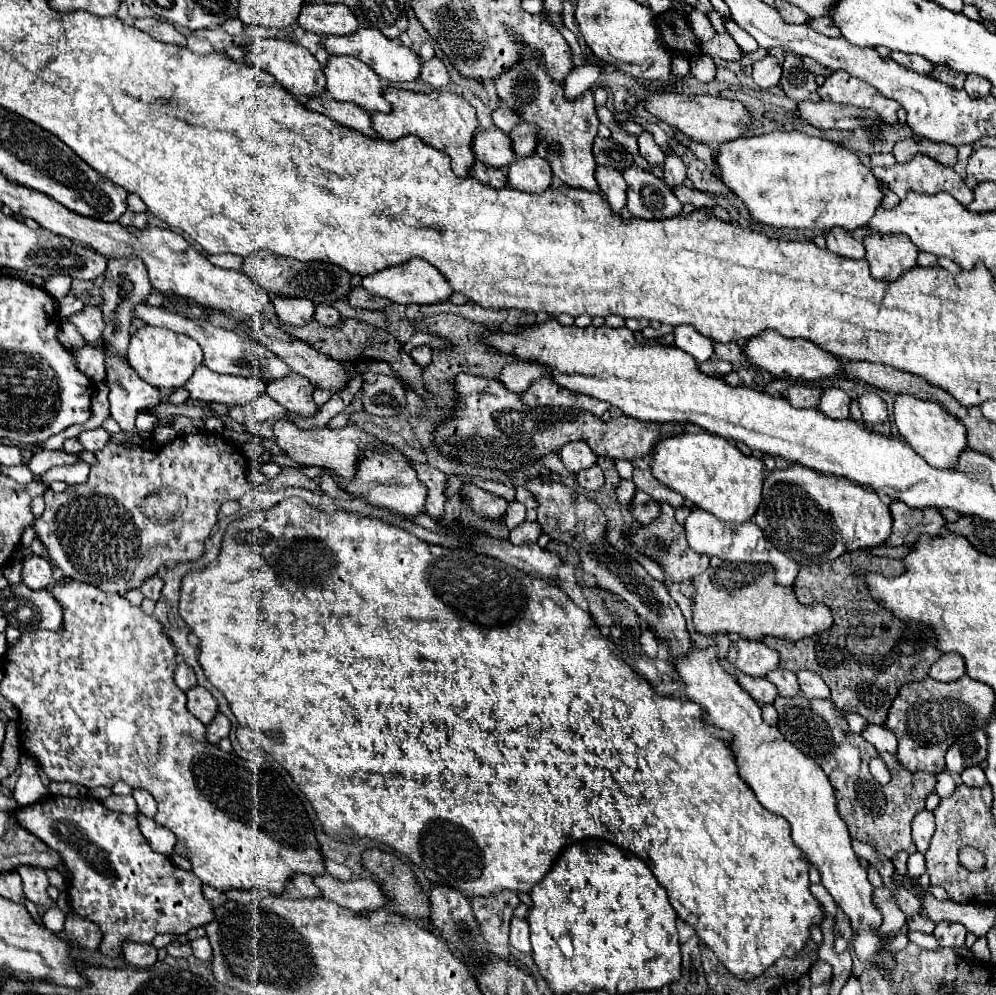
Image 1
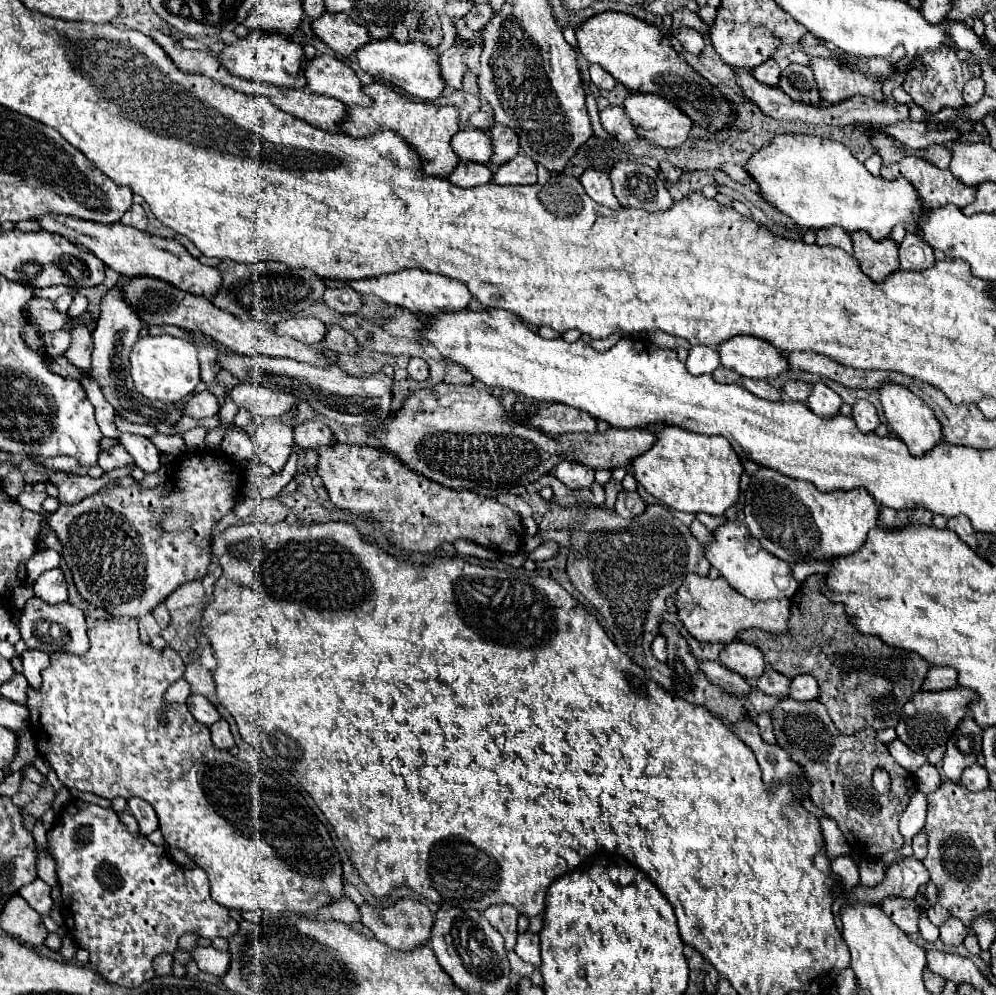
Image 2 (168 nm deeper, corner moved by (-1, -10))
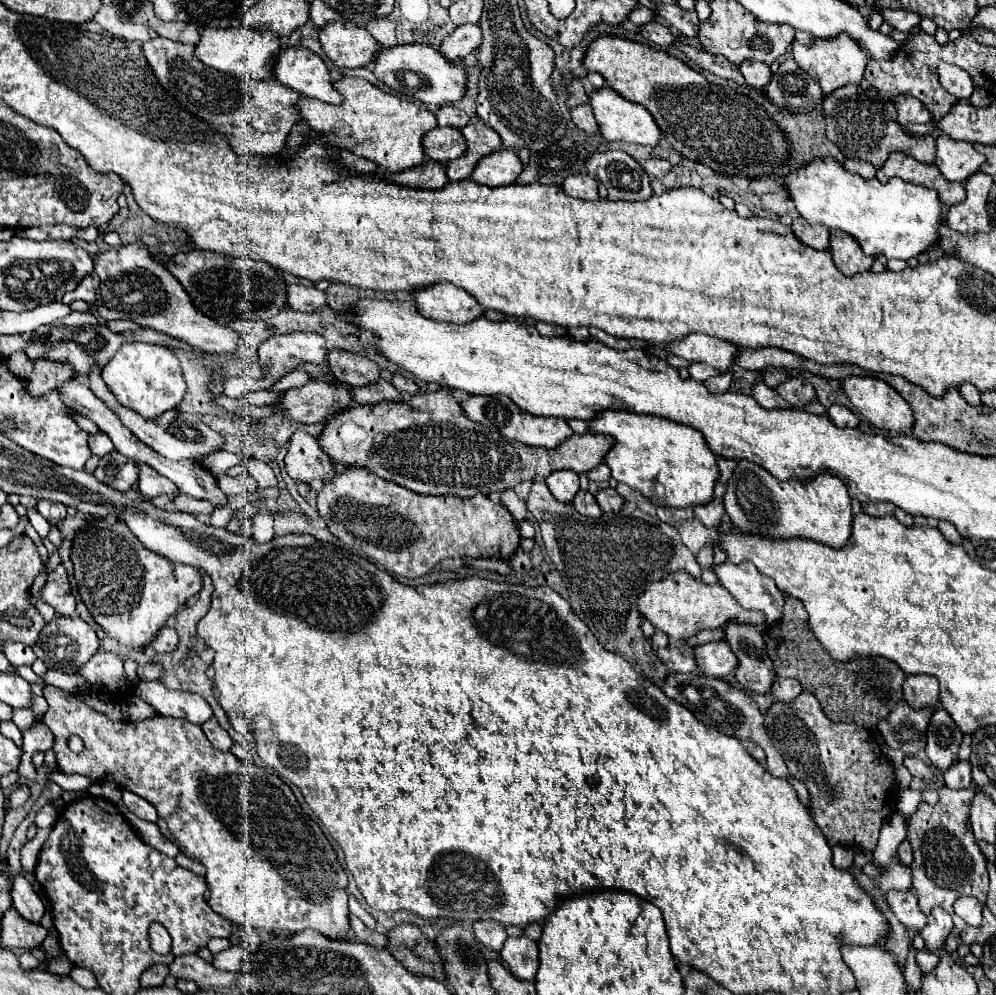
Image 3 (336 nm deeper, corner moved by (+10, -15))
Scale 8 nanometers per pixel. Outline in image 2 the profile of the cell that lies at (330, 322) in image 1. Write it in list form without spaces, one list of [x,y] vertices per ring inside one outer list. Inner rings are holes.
[[[331,325],[327,329],[327,335],[321,343],[325,349],[331,349],[335,353],[357,353],[359,347],[357,347],[357,341],[355,337],[351,337],[343,327],[339,325]]]

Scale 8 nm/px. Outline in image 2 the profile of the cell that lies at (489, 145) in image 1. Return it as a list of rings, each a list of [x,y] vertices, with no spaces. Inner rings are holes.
[[[461,129],[451,139],[451,147],[459,155],[461,161],[487,163],[487,165],[491,161],[491,139],[487,139],[485,131]]]

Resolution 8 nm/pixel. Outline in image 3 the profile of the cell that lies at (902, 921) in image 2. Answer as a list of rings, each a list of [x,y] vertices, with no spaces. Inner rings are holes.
[[[892,890],[892,892],[886,892],[886,898],[888,898],[892,912],[908,928],[908,932],[912,932],[912,934],[920,932],[926,926],[926,916],[920,914],[918,900],[912,890],[908,890],[908,892]]]

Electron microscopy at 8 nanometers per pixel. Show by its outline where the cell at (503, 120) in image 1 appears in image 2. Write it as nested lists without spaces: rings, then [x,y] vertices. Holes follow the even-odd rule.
[[[483,101],[483,107],[479,113],[475,113],[471,117],[471,123],[469,127],[475,127],[475,129],[481,129],[481,131],[487,131],[487,127],[493,127],[495,125],[495,119],[491,115],[491,105],[487,101]]]

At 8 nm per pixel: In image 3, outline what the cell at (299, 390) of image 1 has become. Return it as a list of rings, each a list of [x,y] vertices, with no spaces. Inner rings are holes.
[[[296,430],[288,440],[288,454],[284,462],[288,476],[298,482],[328,482],[336,476],[336,468],[320,448],[318,440],[304,430]]]

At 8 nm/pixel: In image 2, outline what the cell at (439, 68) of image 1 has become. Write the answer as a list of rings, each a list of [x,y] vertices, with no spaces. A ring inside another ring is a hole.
[[[457,37],[455,45],[439,55],[439,69],[441,69],[441,75],[443,75],[443,83],[447,83],[447,89],[461,89],[461,77],[467,69],[461,57],[469,49],[471,49],[471,45]]]

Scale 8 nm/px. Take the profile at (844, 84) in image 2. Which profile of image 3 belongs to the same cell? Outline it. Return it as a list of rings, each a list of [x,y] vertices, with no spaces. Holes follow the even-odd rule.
[[[836,36],[836,40],[814,40],[810,46],[794,40],[792,50],[794,50],[796,64],[822,86],[824,94],[830,94],[844,84],[858,84],[864,76],[866,62],[868,62],[866,52],[848,36]]]

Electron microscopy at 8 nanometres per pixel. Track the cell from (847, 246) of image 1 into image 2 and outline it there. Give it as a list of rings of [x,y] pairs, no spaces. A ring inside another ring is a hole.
[[[841,227],[819,229],[819,231],[817,231],[817,245],[833,245],[833,247],[839,247],[839,249],[847,251],[849,255],[853,255],[851,235],[847,235]]]

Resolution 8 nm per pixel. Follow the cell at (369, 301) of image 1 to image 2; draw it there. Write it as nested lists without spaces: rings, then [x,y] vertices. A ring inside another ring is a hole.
[[[351,287],[325,291],[323,303],[325,303],[329,309],[335,309],[335,311],[347,313],[347,315],[359,313],[359,309],[361,309],[361,305],[363,305],[361,295],[359,295],[355,289],[351,289]]]

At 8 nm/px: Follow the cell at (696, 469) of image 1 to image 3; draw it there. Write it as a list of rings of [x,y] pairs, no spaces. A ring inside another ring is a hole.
[[[620,410],[600,412],[596,420],[588,422],[588,428],[594,434],[608,434],[614,438],[614,446],[608,450],[604,458],[604,462],[612,470],[612,478],[640,490],[650,502],[658,506],[686,508],[686,506],[706,504],[708,500],[712,500],[714,484],[718,478],[716,454],[712,454],[708,444],[704,444],[704,436],[700,436],[700,432],[696,432],[694,428],[688,428],[684,424],[672,424],[672,420],[664,420],[658,416],[640,416],[632,412],[620,412]]]

